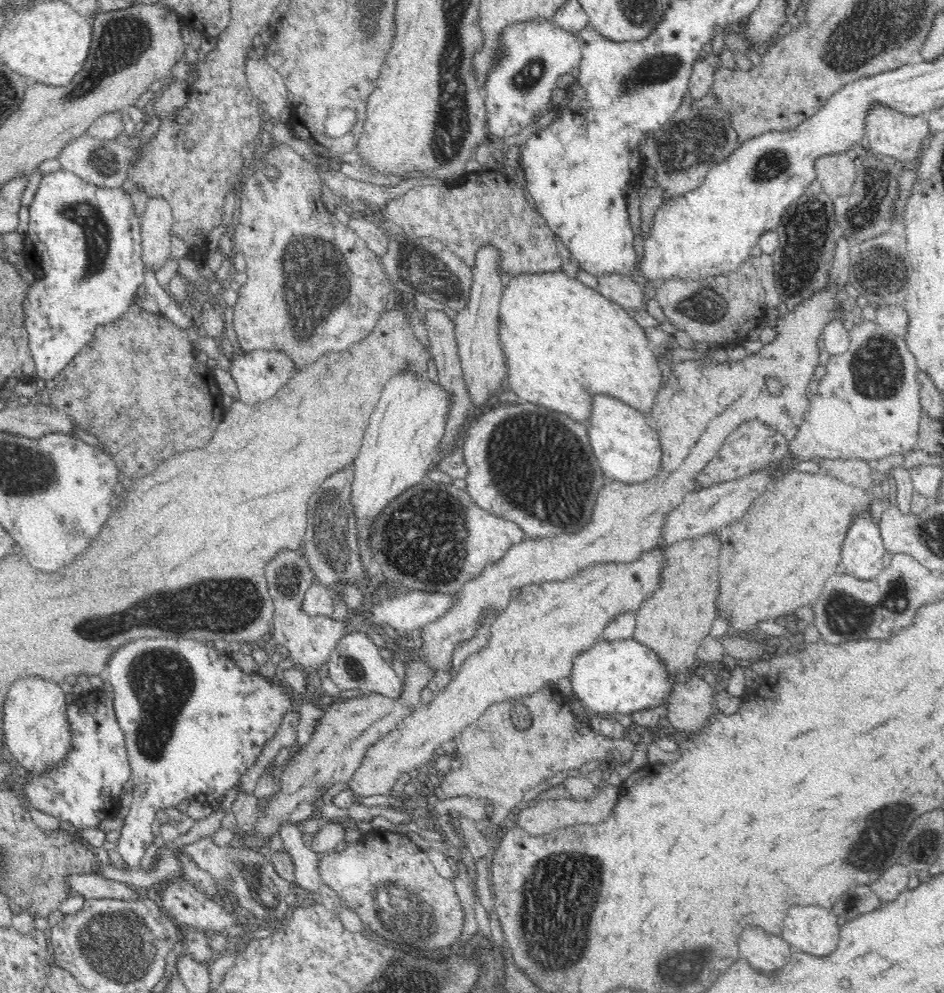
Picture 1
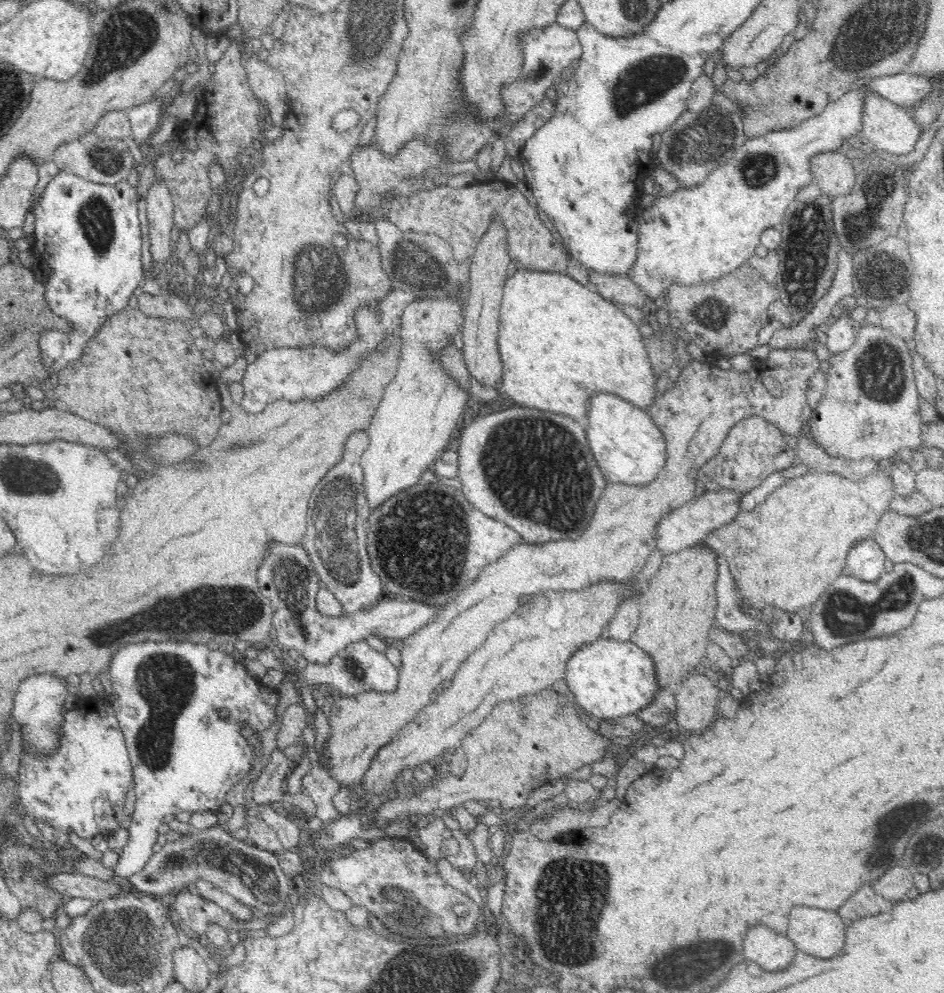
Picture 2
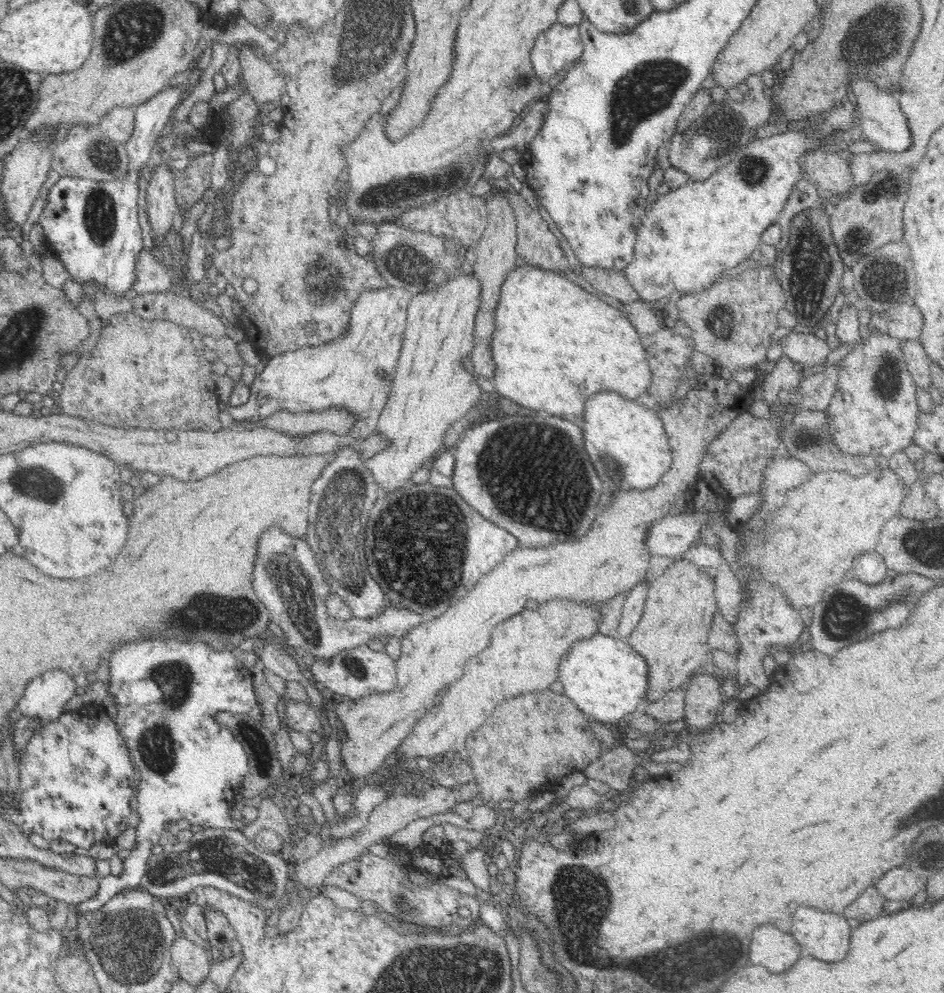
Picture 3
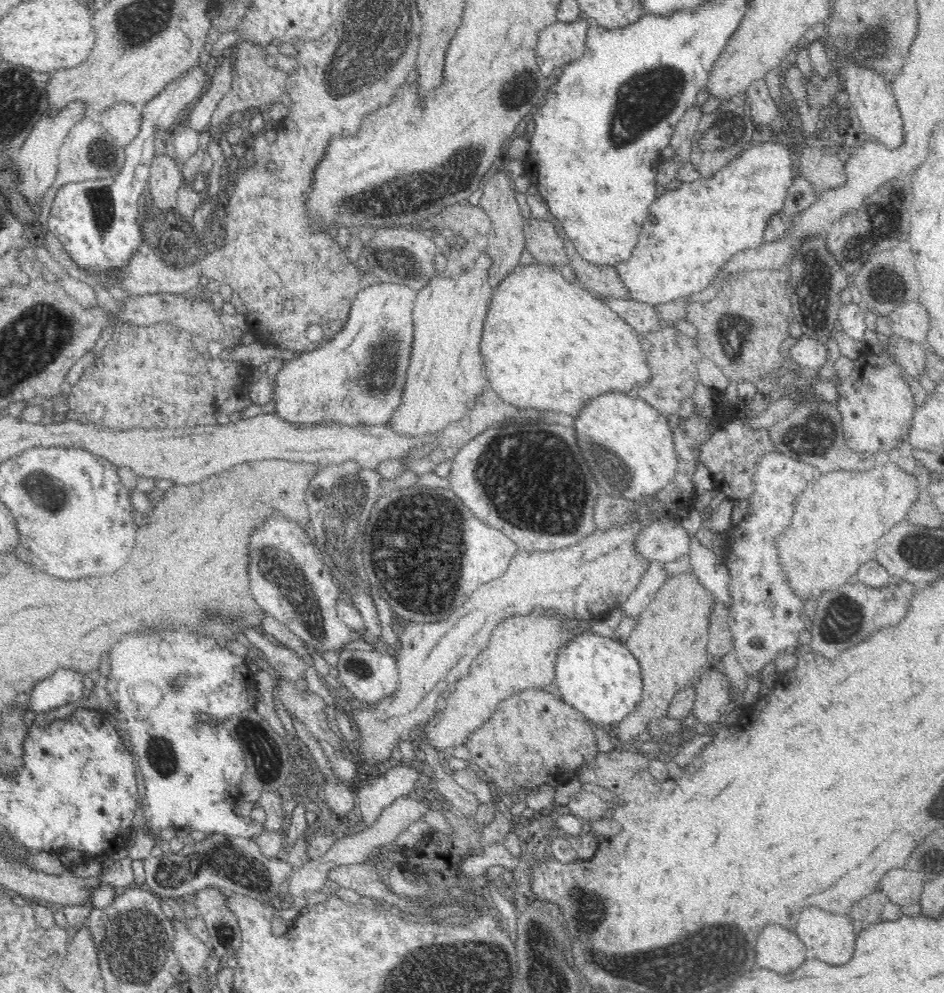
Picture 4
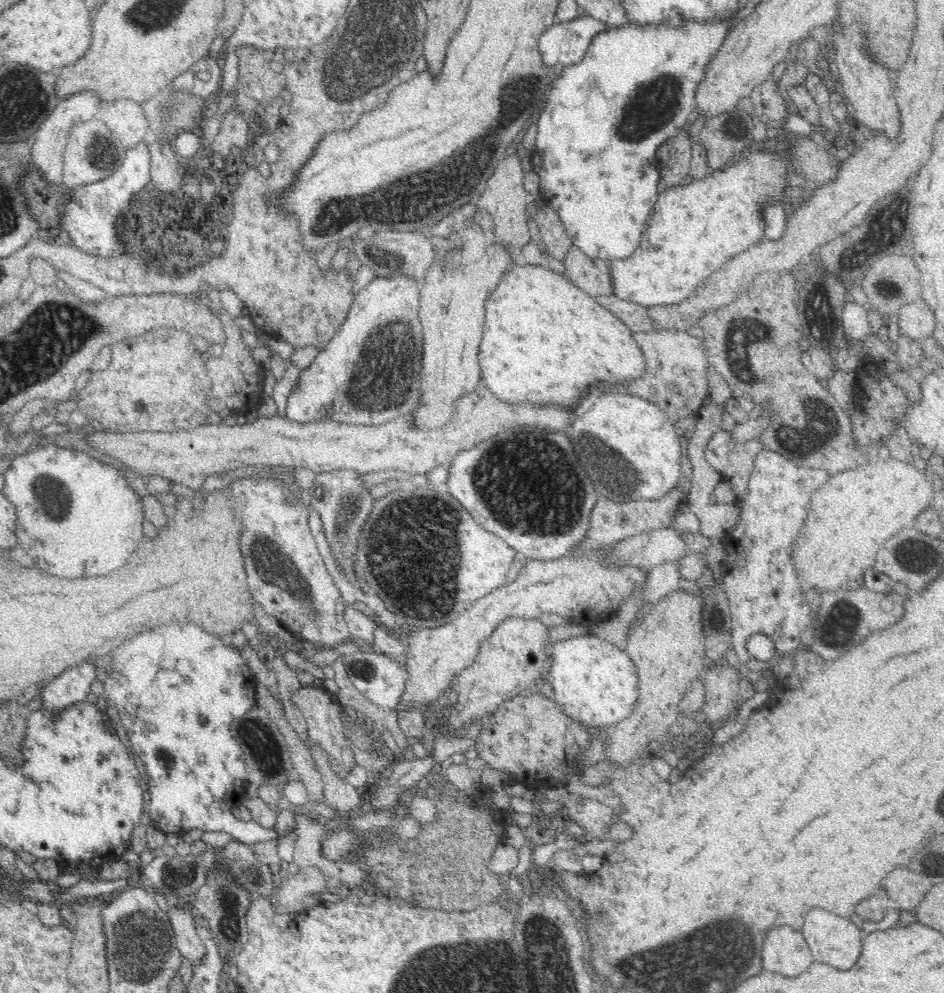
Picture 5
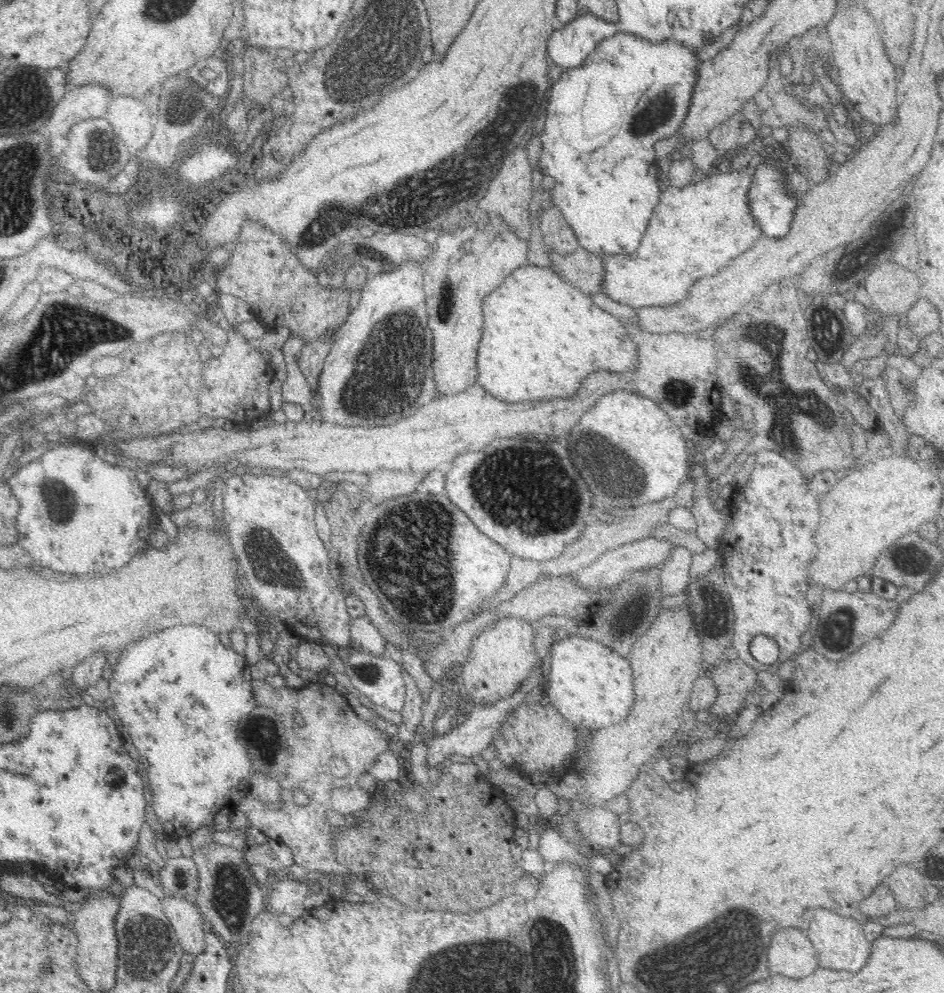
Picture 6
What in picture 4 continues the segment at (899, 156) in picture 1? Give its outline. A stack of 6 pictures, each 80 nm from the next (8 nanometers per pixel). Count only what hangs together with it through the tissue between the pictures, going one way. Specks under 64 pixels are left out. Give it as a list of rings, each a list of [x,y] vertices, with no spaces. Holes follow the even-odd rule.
[[[844,60],[842,73],[846,78],[843,87],[844,100],[849,109],[855,111],[859,118],[860,125],[864,129],[864,137],[878,140],[890,149],[900,148],[904,144],[904,121],[897,100],[883,78],[884,72],[868,70],[868,68],[862,68],[858,64],[852,64],[852,60]]]

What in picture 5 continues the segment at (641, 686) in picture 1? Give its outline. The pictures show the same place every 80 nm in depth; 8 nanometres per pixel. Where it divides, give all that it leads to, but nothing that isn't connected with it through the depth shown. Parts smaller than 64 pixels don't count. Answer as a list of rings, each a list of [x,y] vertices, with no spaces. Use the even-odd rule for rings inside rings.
[[[580,636],[552,646],[554,700],[570,718],[588,726],[616,724],[629,717],[638,700],[638,671],[626,651],[594,636]]]

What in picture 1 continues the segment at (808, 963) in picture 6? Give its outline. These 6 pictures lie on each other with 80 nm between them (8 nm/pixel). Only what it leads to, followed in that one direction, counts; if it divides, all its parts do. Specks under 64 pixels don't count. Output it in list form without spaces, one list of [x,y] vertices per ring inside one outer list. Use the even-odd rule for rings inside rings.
[[[746,928],[740,936],[740,954],[758,970],[776,970],[786,964],[790,944],[762,928]]]

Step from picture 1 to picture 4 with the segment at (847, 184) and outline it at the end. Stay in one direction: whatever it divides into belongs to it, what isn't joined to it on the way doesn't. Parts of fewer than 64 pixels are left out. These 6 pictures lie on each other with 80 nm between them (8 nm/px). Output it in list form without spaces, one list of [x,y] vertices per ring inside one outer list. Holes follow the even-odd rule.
[[[806,145],[801,151],[800,164],[798,173],[819,190],[836,188],[835,186],[844,185],[847,181],[844,163],[832,150]]]

